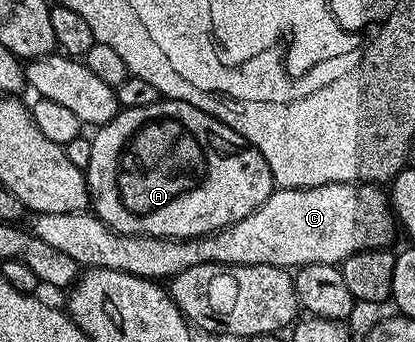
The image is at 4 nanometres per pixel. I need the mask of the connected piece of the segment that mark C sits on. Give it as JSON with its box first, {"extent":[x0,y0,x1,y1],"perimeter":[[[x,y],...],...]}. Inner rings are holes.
{"extent":[29,182,397,280],"perimeter":[[[338,182],[296,190],[276,189],[245,220],[203,238],[154,238],[148,234],[118,234],[94,212],[35,214],[29,223],[37,240],[67,253],[81,268],[116,270],[138,278],[170,280],[197,264],[220,262],[230,266],[342,264],[349,256],[390,247],[397,234],[388,195],[378,185]]]}

